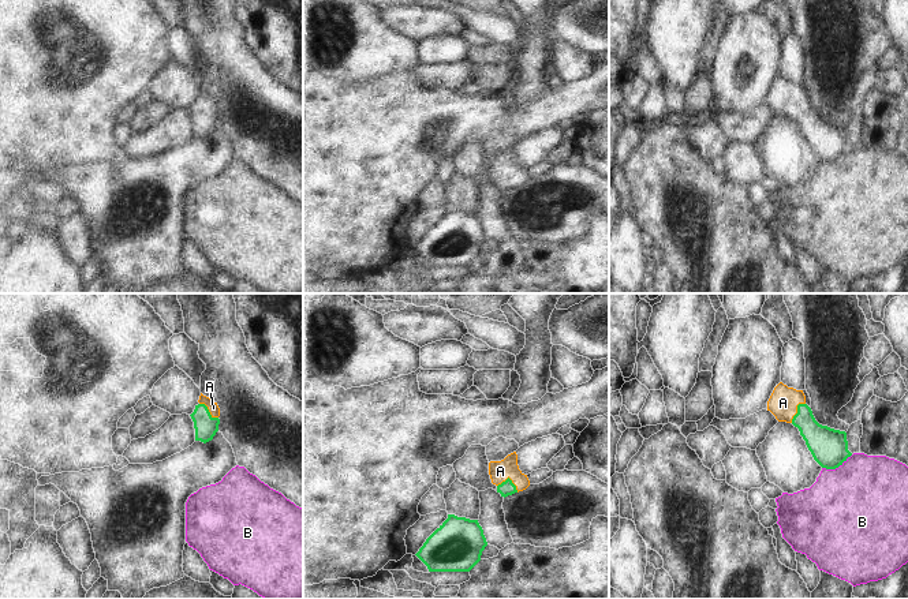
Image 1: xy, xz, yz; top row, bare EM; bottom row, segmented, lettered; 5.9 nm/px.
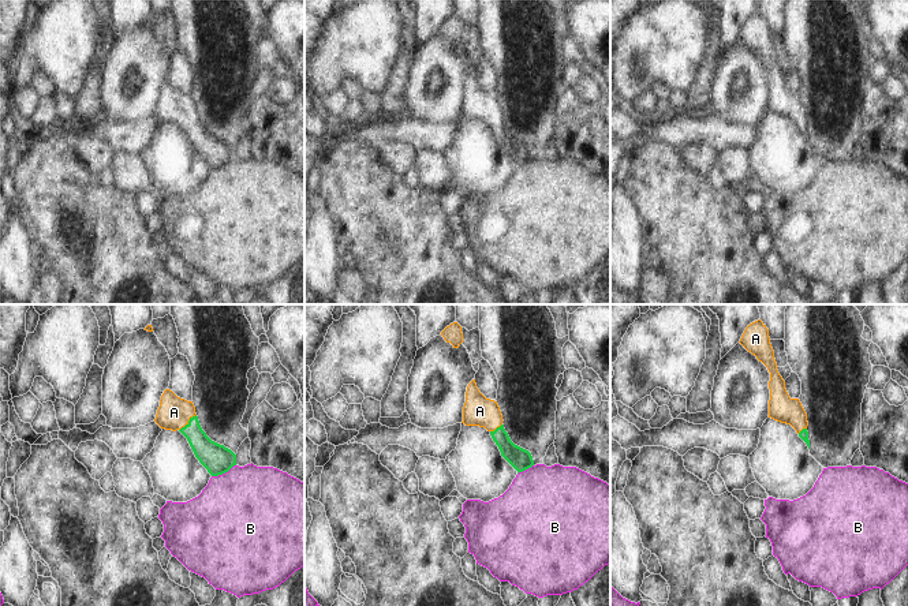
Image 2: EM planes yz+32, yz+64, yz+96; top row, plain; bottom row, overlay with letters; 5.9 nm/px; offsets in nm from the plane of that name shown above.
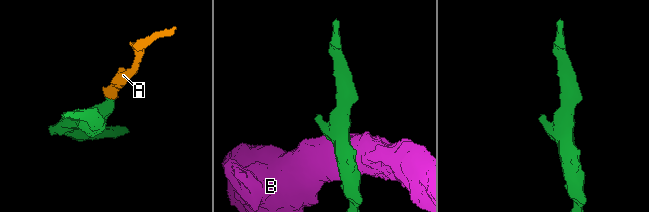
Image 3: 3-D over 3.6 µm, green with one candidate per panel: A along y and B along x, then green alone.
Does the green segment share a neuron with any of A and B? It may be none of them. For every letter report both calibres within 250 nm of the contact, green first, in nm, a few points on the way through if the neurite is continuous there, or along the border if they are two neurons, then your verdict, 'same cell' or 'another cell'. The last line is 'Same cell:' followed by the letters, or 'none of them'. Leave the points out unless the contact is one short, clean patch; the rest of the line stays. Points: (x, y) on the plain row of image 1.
A: 90/120 nm | across xz (507, 182), (509, 173), (500, 165) | same cell
B: 220/500 nm | another cell
Same cell: A

